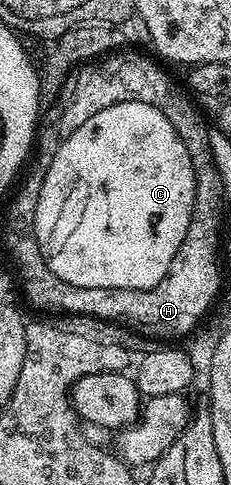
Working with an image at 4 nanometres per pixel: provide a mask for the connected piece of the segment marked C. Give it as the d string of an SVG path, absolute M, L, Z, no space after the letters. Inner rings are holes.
M118 102L118 106L106 106L106 110L94 114L94 118L89 118L83 126L78 126L74 134L61 139L58 154L54 154L54 162L50 162L50 170L46 170L46 178L42 178L42 191L38 194L38 210L34 214L32 232L42 250L42 258L46 258L46 266L50 266L50 270L58 278L62 278L62 282L83 288L146 290L158 286L158 282L166 278L174 258L178 255L178 246L182 246L182 242L188 237L190 222L194 214L195 197L194 166L190 162L188 148L182 142L178 130L170 126L170 118L166 118L162 110L146 102Z

